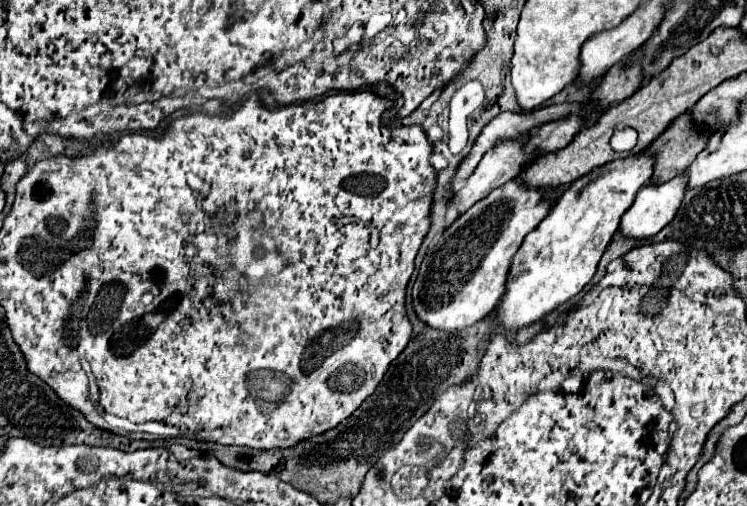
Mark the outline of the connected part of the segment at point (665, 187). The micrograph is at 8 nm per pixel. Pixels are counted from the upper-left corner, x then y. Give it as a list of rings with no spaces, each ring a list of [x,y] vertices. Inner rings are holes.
[[[687,171],[675,175],[667,183],[649,183],[645,187],[641,187],[635,197],[635,203],[621,219],[621,227],[619,227],[621,235],[633,237],[633,239],[647,239],[647,237],[653,237],[655,233],[659,233],[675,217],[675,213],[685,197],[685,189],[687,189]]]

